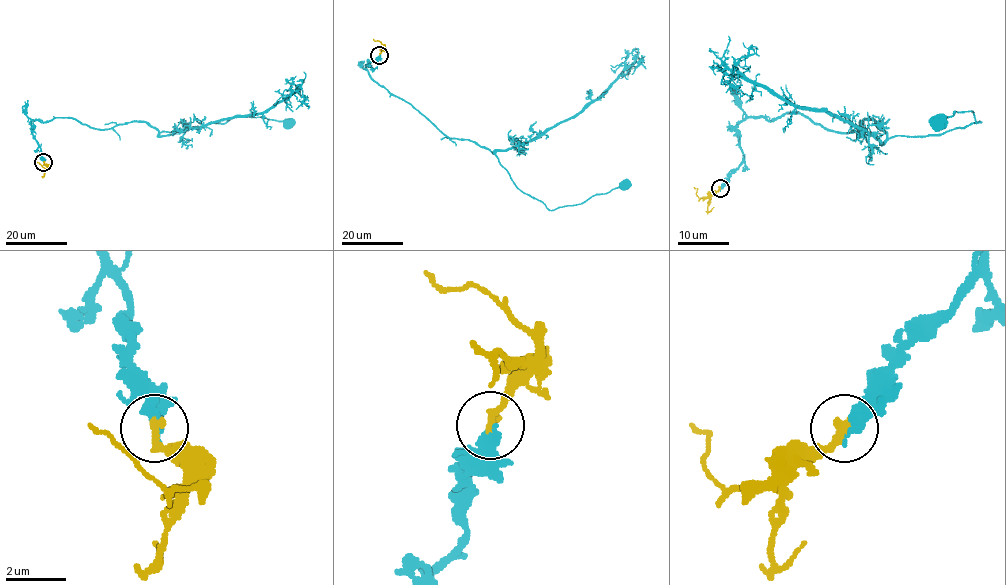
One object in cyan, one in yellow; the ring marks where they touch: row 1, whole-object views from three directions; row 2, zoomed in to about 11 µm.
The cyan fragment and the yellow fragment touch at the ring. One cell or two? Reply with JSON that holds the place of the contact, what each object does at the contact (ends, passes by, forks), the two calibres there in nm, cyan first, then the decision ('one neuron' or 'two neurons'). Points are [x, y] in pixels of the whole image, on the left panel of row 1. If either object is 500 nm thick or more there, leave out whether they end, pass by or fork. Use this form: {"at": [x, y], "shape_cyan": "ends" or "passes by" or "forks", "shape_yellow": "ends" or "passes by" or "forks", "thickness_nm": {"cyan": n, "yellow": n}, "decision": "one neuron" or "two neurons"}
{"at": [43, 162], "shape_cyan": "ends", "shape_yellow": "ends", "thickness_nm": {"cyan": 360, "yellow": 300}, "decision": "one neuron"}

